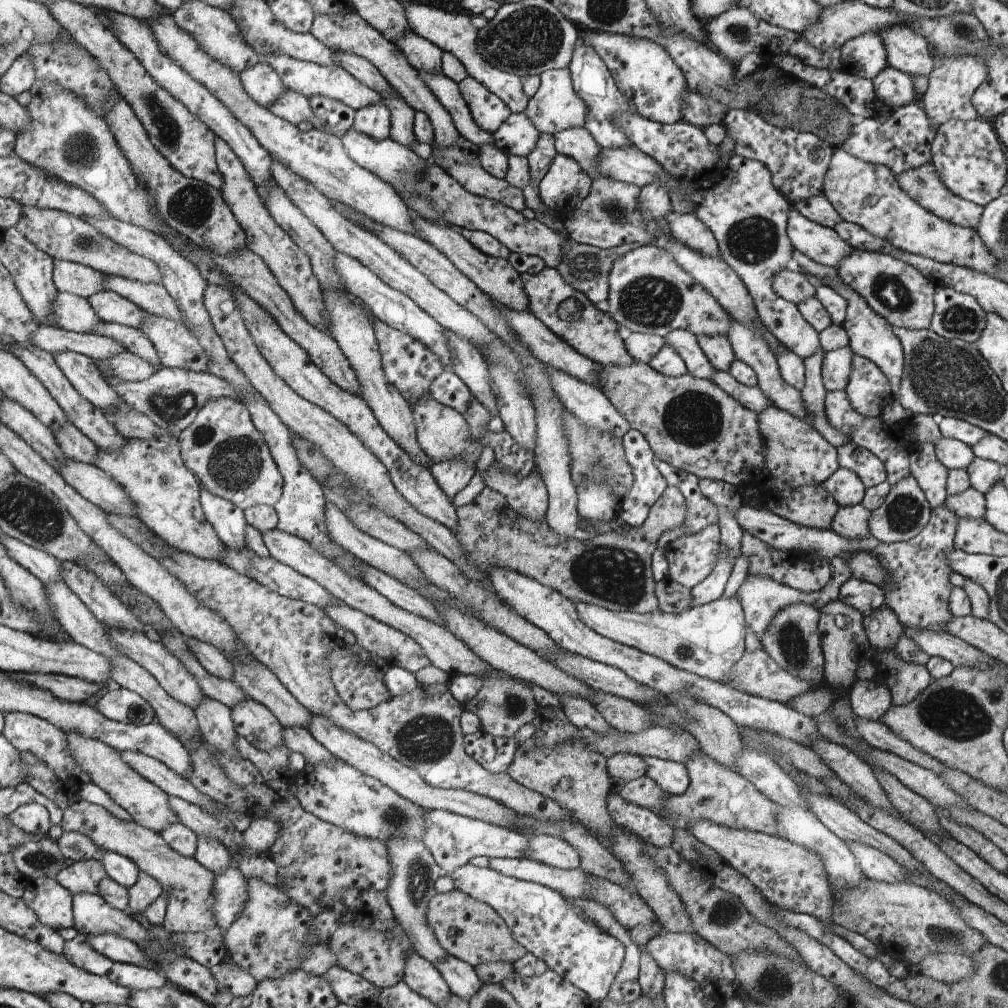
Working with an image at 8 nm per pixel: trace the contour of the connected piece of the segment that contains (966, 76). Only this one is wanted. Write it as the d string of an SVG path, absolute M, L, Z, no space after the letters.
M932 47L934 69L929 75L929 86L927 92L919 97L918 102L925 110L928 119L933 127L940 127L951 119L968 121L976 119L978 114L971 104L972 96L986 79L987 71L983 60L977 60L977 57L942 57Z

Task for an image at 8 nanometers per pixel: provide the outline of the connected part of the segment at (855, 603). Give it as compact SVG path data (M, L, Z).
M851 577L839 591L839 600L859 610L864 616L885 605L885 590L869 581Z

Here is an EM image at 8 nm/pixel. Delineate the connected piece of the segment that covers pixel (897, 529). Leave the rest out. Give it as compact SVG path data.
M907 476L904 481L898 482L898 485L886 496L885 502L877 510L871 512L868 522L869 534L880 543L886 544L911 540L918 534L917 527L929 522L931 510L916 480L912 476Z

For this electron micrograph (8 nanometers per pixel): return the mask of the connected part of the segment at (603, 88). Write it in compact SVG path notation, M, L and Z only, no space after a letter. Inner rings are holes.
M580 41L576 55L573 57L573 63L568 68L574 93L585 103L587 109L584 127L589 130L597 144L601 148L612 149L632 146L624 130L613 124L613 115L626 112L636 113L635 107L630 105L620 93L608 67L598 57L598 54L589 45Z

